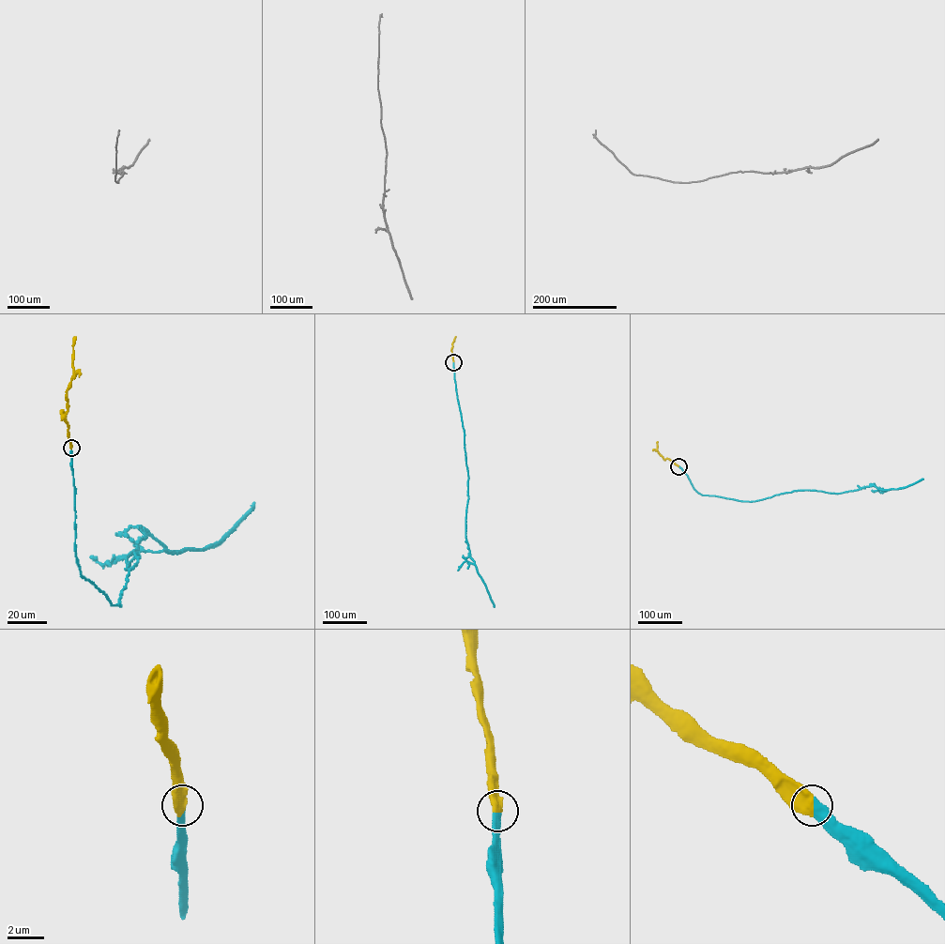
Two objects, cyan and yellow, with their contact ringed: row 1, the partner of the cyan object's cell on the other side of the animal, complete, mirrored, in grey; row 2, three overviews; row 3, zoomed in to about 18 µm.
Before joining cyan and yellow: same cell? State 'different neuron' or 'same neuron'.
same neuron

